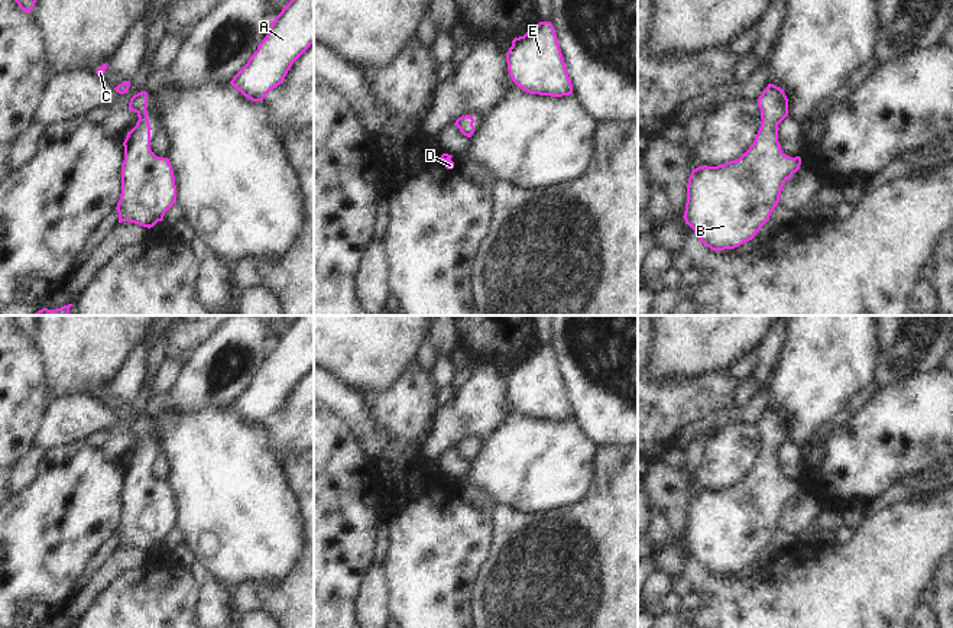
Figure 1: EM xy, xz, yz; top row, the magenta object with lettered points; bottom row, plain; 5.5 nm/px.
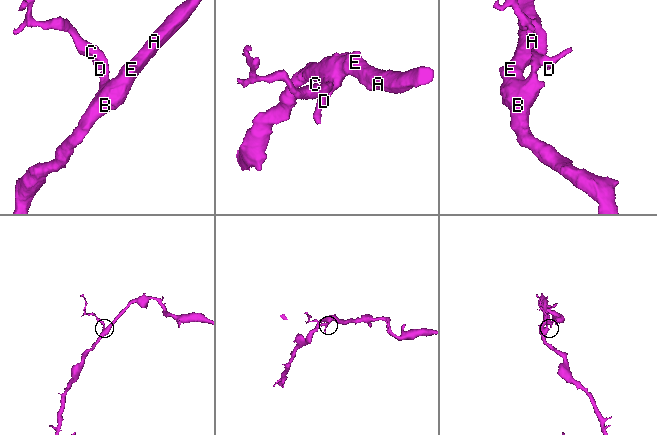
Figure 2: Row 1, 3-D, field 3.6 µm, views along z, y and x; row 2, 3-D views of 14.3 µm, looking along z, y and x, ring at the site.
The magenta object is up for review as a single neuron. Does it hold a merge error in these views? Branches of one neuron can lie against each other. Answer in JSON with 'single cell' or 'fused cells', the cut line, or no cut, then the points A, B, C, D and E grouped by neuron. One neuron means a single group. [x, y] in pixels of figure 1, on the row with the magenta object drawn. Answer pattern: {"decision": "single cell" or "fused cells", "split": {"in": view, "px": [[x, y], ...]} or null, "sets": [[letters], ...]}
{"decision": "single cell", "split": null, "sets": [["A", "B", "C", "D", "E"]]}

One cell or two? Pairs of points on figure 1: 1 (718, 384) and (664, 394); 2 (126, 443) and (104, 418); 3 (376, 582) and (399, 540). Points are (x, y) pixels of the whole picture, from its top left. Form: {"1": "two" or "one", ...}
{"1": "one", "2": "two", "3": "two"}

